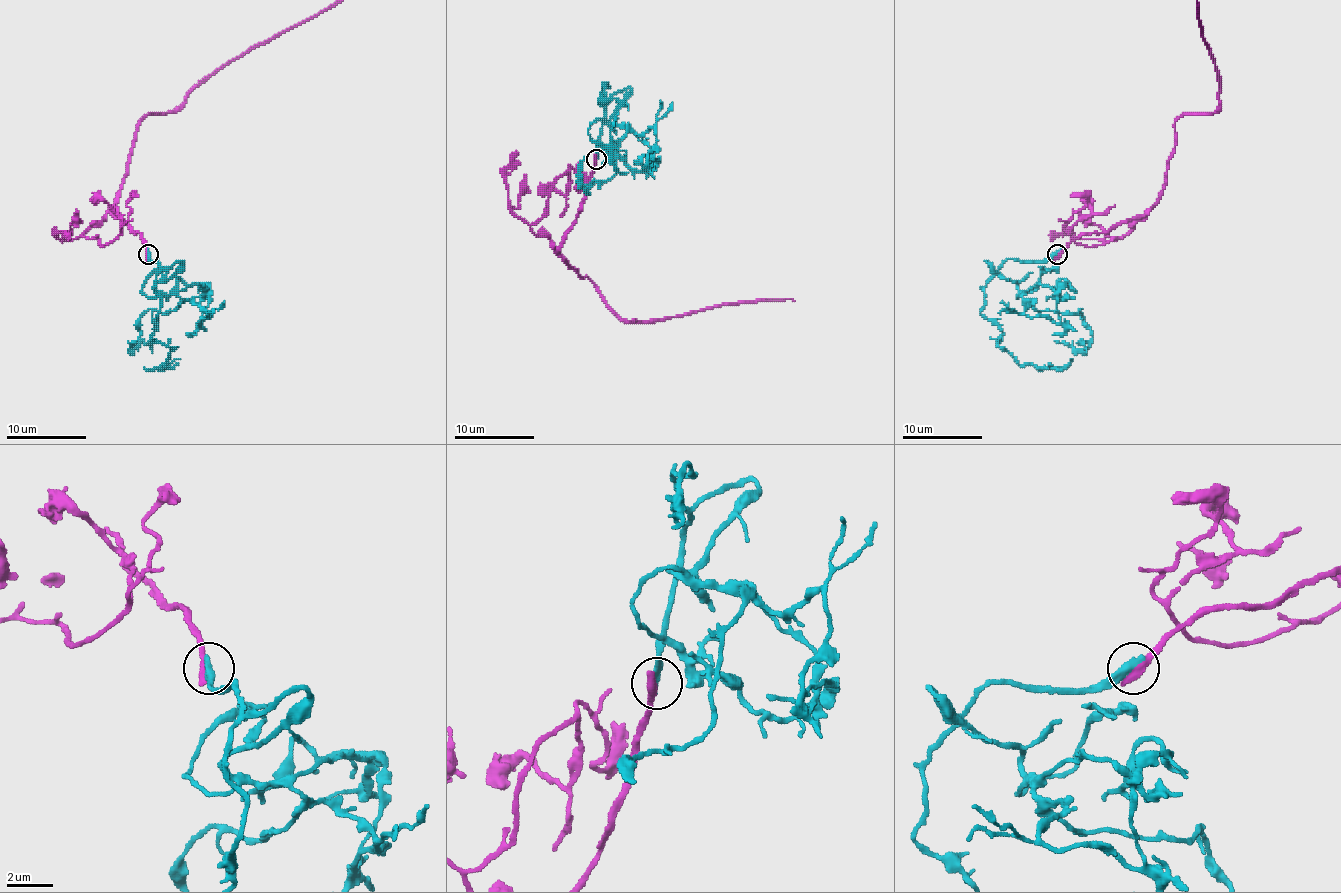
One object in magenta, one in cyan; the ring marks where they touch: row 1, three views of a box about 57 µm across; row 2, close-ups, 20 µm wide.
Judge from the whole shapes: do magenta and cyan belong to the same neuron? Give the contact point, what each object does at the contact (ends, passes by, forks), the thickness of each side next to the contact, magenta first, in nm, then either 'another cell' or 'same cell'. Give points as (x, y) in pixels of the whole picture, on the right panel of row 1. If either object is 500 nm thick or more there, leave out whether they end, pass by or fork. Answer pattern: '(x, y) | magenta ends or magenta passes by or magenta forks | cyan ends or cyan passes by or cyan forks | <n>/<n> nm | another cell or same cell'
(1057, 254) | magenta ends | cyan ends | 440/360 nm | another cell

